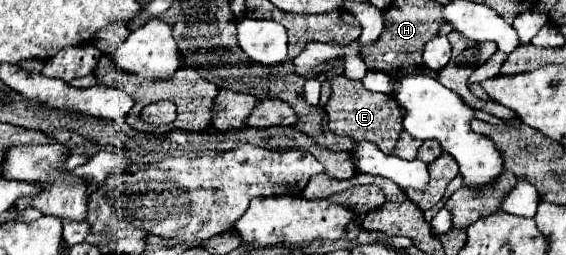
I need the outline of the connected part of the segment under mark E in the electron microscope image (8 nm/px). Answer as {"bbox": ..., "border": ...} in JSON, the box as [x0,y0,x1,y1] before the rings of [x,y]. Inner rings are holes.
{"bbox":[324,75,402,153],"border":[[[336,75],[330,79],[332,95],[324,111],[328,115],[328,127],[336,135],[346,135],[354,141],[366,139],[372,141],[380,151],[392,153],[396,139],[402,131],[402,113],[396,101],[384,93],[372,93],[362,87],[362,81],[348,79],[346,75]]]}

